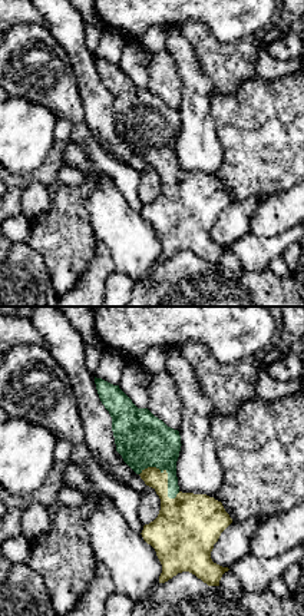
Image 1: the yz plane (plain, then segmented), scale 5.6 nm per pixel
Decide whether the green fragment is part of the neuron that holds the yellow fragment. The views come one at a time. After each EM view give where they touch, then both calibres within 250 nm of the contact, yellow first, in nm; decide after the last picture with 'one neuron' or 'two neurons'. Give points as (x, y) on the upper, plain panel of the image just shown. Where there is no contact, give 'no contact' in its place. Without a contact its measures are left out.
(167, 156) | 260/300 nm

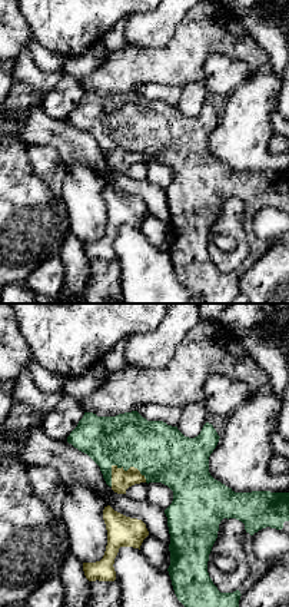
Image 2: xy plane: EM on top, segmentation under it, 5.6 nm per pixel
(130, 146) | 110/320 nm

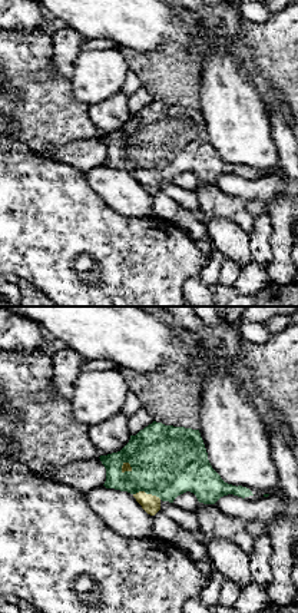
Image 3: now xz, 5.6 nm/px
(148, 174) | 100/400 nm

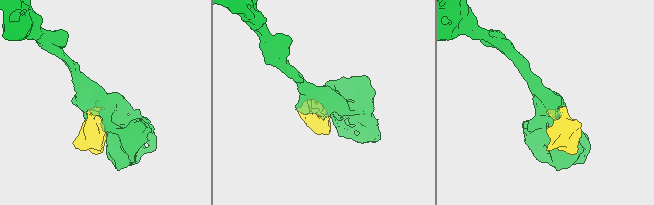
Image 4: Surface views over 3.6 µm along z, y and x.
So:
one neuron

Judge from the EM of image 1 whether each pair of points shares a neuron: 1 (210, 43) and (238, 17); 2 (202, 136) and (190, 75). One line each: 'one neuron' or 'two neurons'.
1: two neurons
2: one neuron

